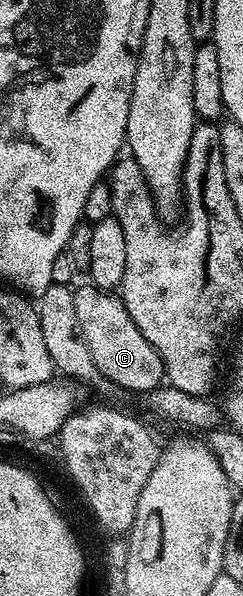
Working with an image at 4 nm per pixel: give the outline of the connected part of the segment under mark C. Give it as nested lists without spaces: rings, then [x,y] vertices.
[[[85,282],[74,291],[74,306],[78,310],[78,326],[90,350],[90,358],[94,358],[94,366],[98,366],[103,376],[110,378],[117,389],[124,391],[125,388],[128,392],[147,394],[161,387],[165,379],[162,358],[142,336],[142,330],[134,326],[134,318],[130,318],[119,295]]]

